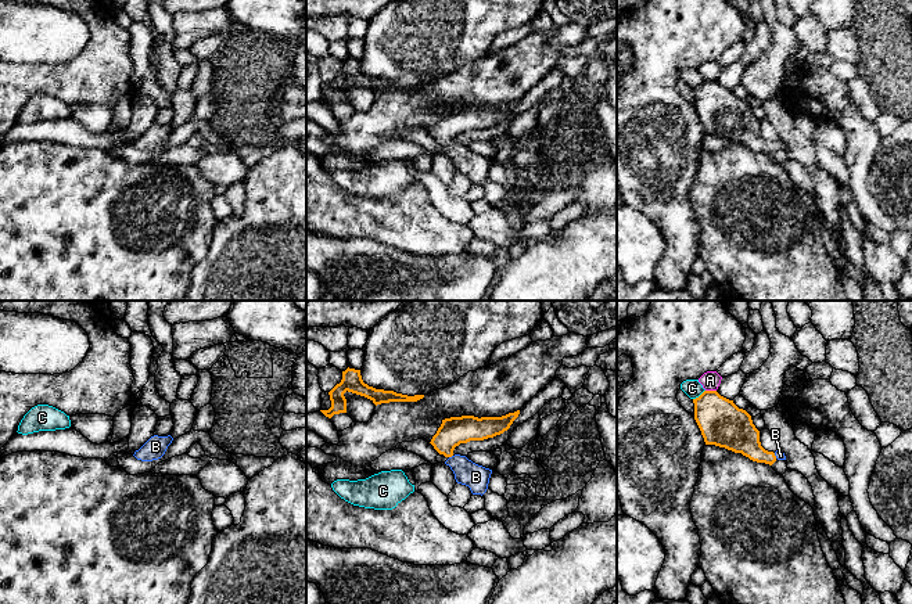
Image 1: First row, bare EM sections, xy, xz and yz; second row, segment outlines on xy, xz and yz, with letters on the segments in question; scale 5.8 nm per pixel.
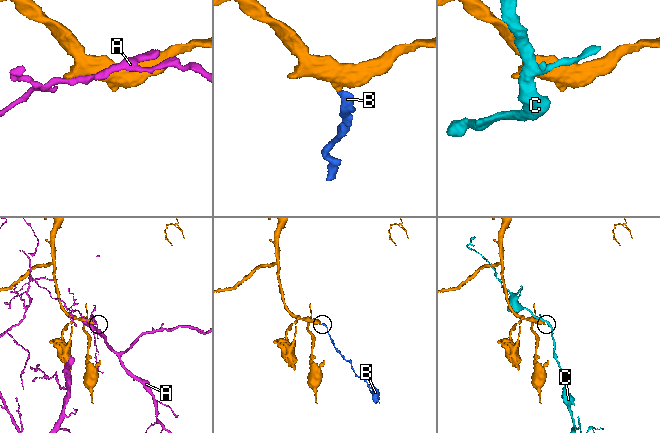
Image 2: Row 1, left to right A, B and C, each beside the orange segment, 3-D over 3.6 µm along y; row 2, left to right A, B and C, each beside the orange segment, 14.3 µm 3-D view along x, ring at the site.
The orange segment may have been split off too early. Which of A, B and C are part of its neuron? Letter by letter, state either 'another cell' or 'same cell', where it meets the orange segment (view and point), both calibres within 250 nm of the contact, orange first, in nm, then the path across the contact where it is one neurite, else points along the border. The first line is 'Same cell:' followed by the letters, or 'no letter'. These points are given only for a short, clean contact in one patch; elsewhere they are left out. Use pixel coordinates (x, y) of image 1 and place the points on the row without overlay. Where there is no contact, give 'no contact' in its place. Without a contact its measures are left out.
Same cell: B
A: another cell; contact yz (711, 81); calibres 260 and 110 nm
B: same cell; contact xz (451, 146); calibres 160 and 150 nm; way xz (453, 121), (449, 125), (451, 146), (467, 162), (476, 166)
C: another cell; contact yz (700, 85); calibres 260 and 100 nm

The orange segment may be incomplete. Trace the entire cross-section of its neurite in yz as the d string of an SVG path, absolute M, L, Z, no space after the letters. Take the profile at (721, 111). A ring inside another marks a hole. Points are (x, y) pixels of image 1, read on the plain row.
M704 80L693 89L693 93L694 109L705 134L725 137L769 155L776 150L786 150L780 140L773 143L761 136L760 121L753 114L751 105L739 98L733 90L721 86L717 80Z

